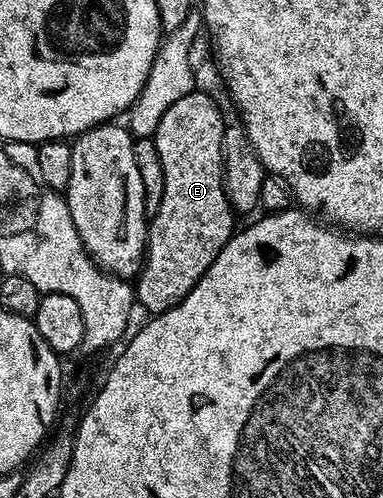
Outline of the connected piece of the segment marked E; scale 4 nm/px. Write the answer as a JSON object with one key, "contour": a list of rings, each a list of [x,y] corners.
{"contour":[[[195,90],[184,94],[160,118],[160,126],[152,137],[156,146],[156,154],[160,154],[160,166],[164,166],[164,198],[160,198],[160,210],[148,224],[148,243],[146,258],[142,271],[136,277],[136,300],[147,308],[147,313],[157,314],[164,310],[172,310],[188,293],[196,282],[212,266],[212,262],[220,254],[236,231],[234,219],[236,213],[231,208],[224,186],[224,166],[222,165],[222,143],[227,121],[222,120],[222,112],[218,104],[206,92]]]}

